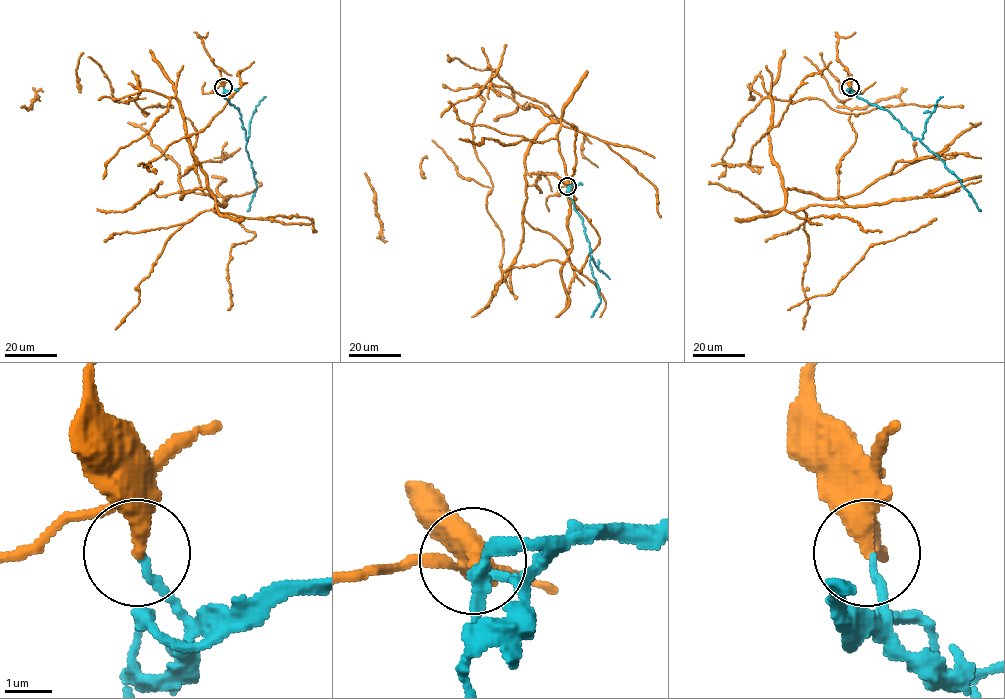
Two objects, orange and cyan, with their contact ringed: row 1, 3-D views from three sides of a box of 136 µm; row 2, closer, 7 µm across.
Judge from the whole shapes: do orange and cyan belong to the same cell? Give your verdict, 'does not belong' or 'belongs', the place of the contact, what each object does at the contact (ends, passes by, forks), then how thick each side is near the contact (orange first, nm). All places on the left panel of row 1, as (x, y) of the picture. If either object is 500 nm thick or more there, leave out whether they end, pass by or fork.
does not belong; at (223, 87); orange ends there; cyan ends there; 400 nm thick on the orange side, 150 nm on the other

